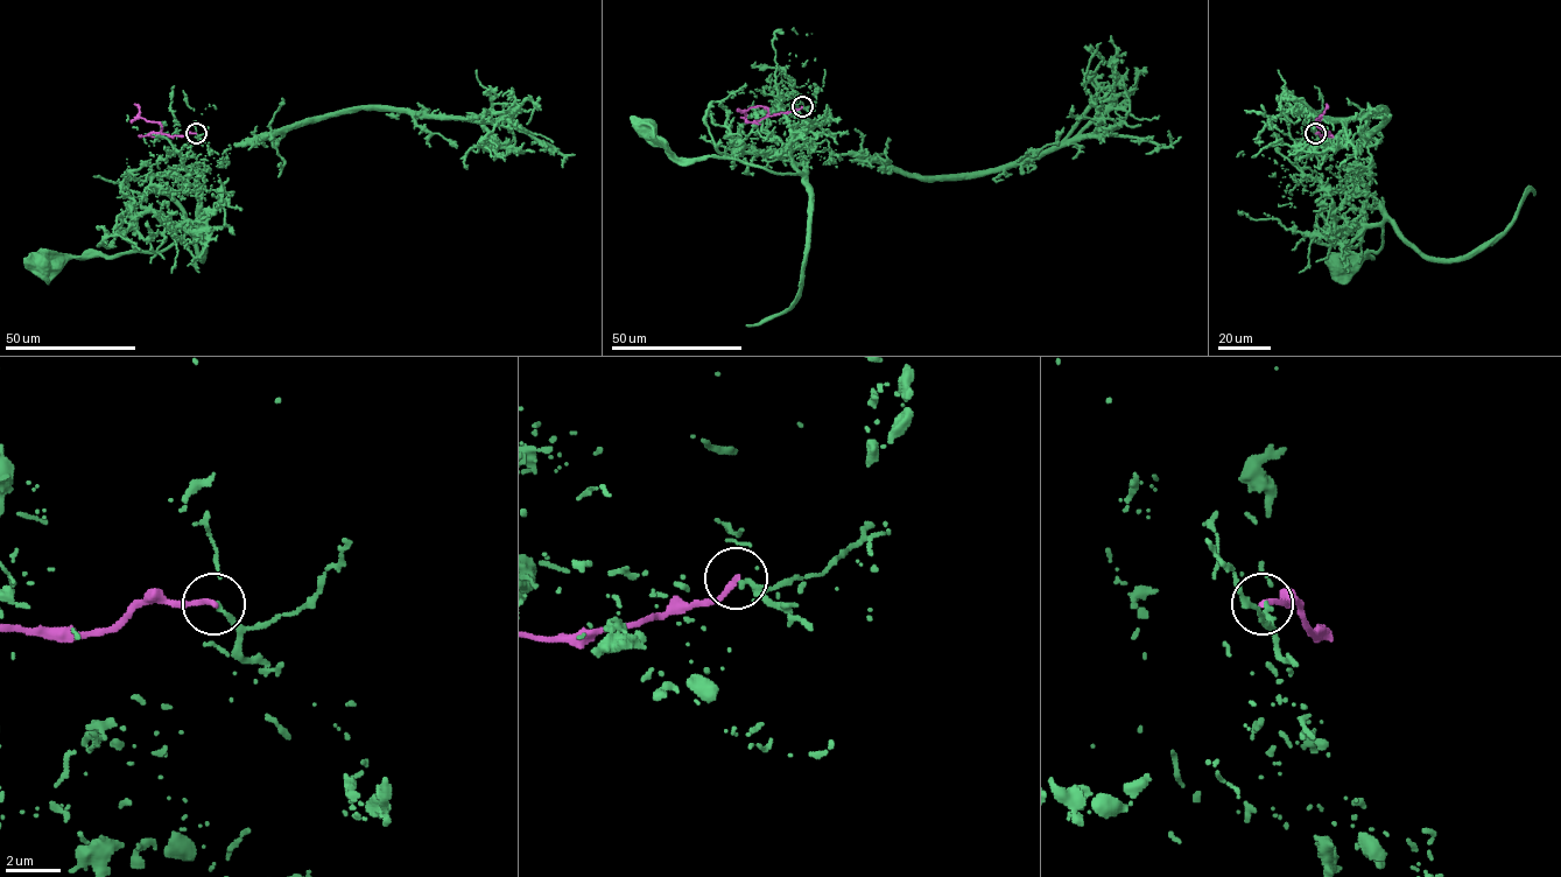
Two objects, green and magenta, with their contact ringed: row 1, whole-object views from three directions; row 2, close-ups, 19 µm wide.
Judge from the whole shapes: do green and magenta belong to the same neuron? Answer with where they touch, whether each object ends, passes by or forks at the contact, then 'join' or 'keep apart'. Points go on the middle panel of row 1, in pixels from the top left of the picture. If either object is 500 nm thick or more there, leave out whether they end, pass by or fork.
(802, 106) | green ends | magenta ends | keep apart

